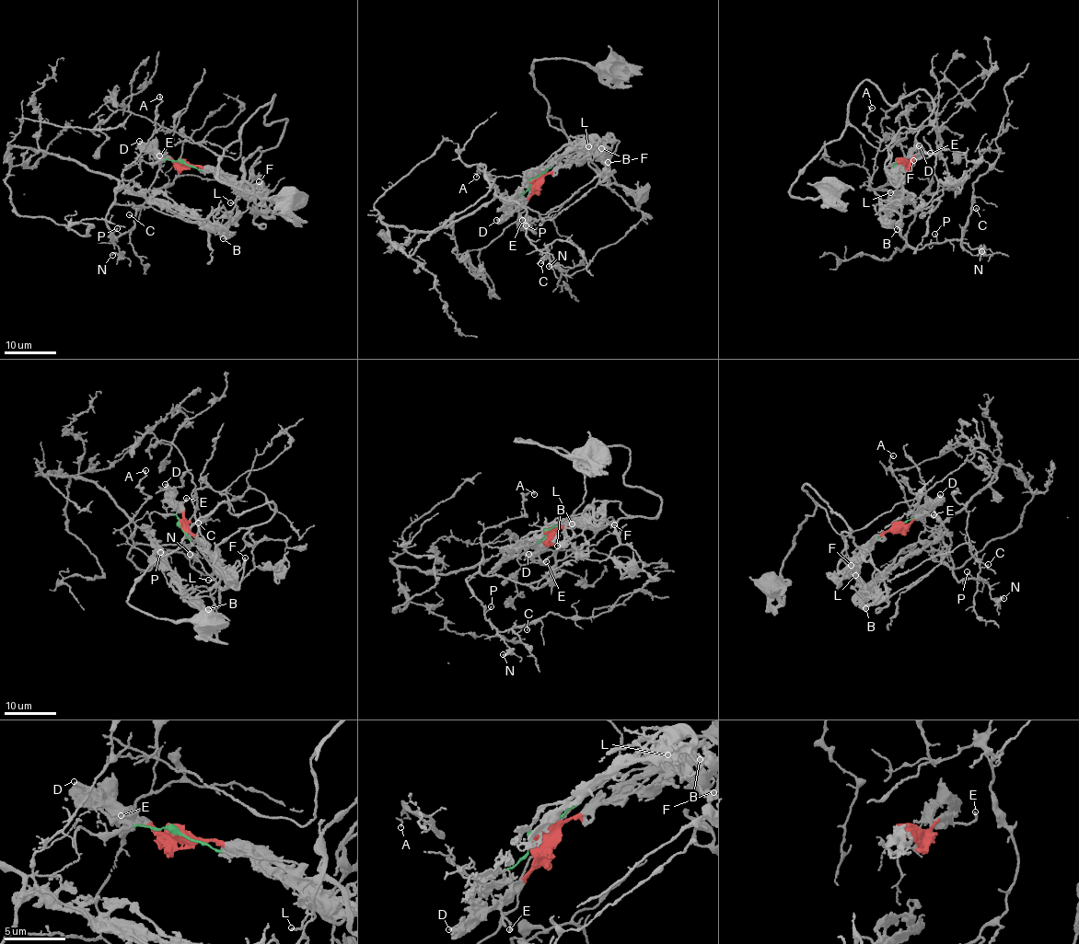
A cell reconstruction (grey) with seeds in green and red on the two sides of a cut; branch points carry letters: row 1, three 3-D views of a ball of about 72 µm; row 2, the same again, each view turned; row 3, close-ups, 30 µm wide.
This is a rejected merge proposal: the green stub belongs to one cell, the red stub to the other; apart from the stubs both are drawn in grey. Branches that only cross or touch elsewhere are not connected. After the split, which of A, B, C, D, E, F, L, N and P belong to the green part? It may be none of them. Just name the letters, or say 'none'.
A, C, N, P

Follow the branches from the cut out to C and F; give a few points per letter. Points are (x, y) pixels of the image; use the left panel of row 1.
C: (182, 163), (142, 161), (140, 174), (120, 181), (106, 219), (114, 239), (108, 237), (134, 225), (129, 214)
F: (182, 163), (224, 178), (239, 192), (258, 190), (259, 181)

